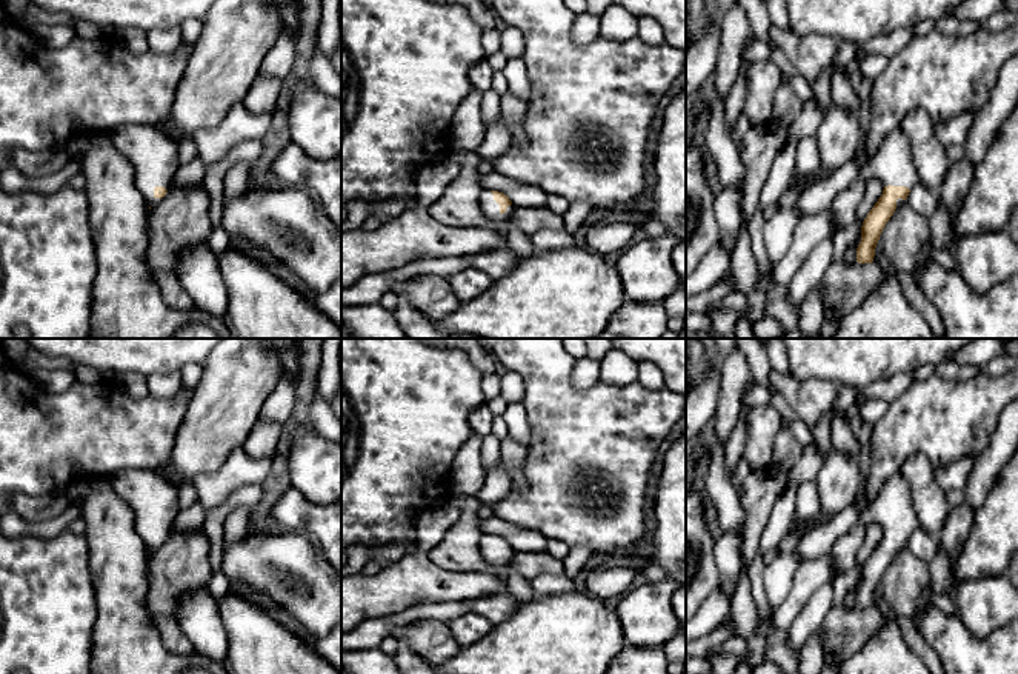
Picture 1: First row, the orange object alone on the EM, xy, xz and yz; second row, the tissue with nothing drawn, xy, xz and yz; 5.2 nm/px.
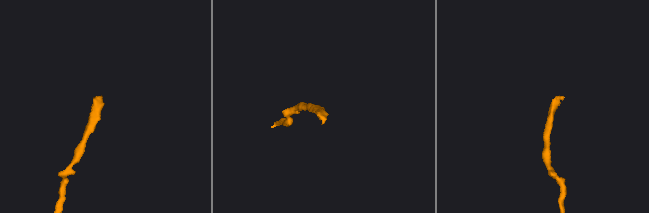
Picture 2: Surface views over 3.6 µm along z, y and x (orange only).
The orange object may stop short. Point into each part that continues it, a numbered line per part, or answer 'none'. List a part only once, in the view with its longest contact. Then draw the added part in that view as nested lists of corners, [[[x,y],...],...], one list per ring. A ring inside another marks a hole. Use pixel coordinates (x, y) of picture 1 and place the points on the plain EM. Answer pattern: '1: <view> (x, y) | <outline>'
1: xz (491, 554) | [[[483,536],[480,540],[480,551],[483,554],[483,559],[487,565],[487,568],[494,566],[509,566],[512,563],[512,557],[515,554],[514,549],[507,551],[506,557],[500,557],[500,549],[494,545],[494,540],[491,536]]]

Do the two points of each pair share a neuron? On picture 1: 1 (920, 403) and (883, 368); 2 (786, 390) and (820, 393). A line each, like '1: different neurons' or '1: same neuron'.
1: different neurons
2: same neuron

